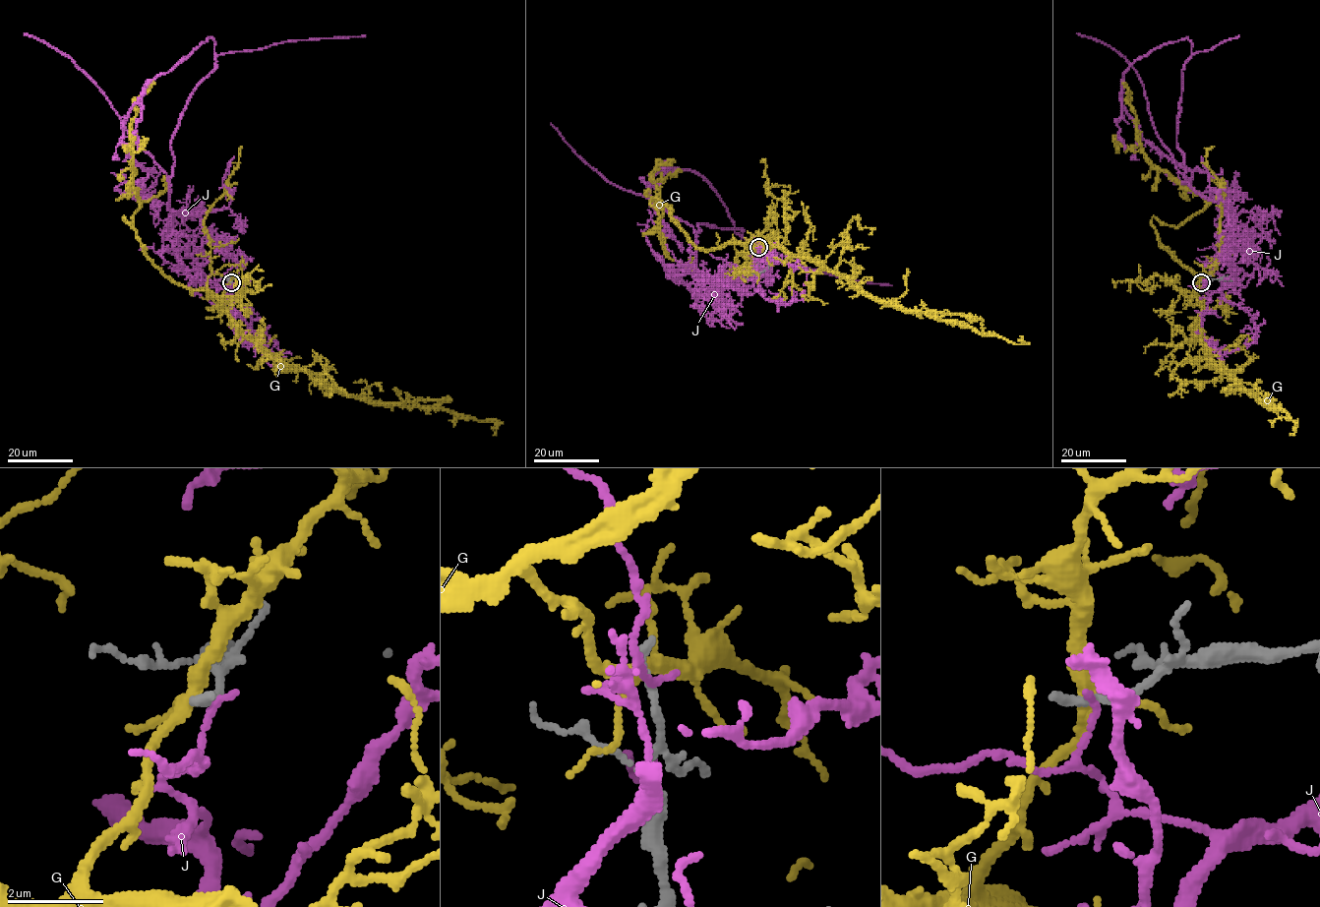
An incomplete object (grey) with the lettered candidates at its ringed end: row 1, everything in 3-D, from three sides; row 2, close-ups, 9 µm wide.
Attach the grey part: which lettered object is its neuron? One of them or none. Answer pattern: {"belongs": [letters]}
{"belongs": []}

